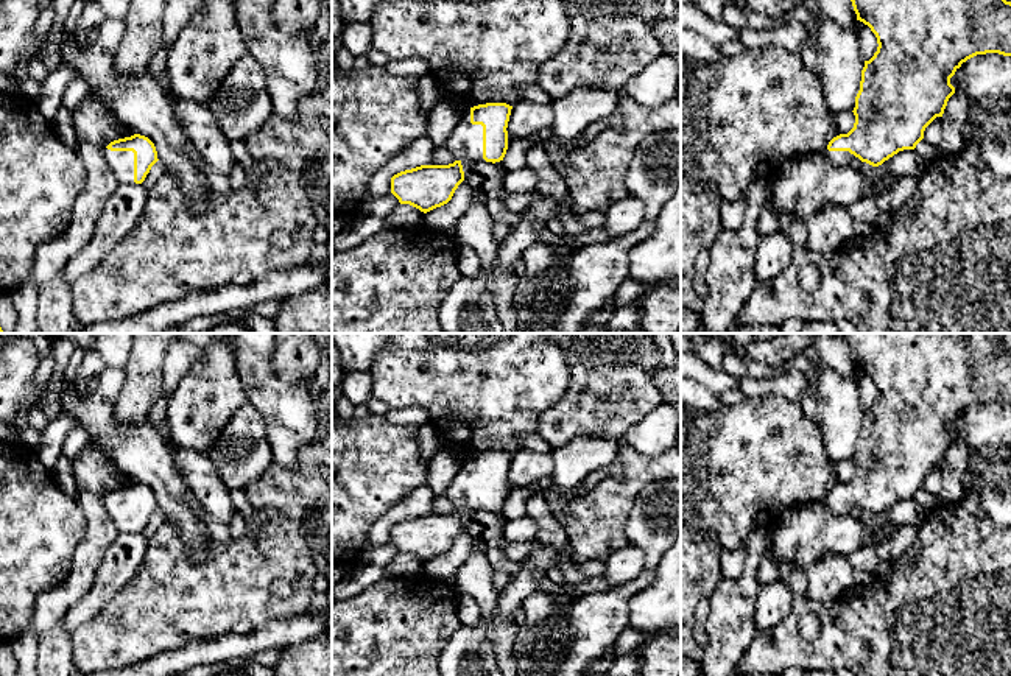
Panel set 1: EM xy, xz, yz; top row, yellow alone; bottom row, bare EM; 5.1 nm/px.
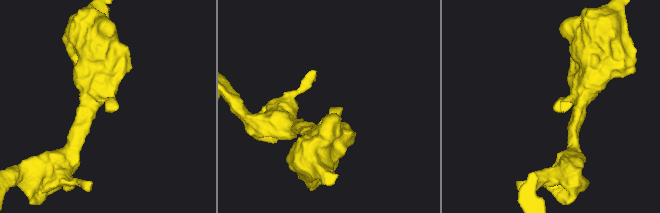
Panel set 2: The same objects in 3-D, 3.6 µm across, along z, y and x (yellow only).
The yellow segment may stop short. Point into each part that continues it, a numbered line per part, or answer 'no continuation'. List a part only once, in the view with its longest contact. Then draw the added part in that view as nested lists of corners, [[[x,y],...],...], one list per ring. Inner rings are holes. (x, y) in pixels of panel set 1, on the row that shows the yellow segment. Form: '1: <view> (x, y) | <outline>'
1: xz (466, 142) | [[[470,107],[463,111],[463,115],[449,137],[446,148],[455,159],[483,162],[483,126],[470,123]]]

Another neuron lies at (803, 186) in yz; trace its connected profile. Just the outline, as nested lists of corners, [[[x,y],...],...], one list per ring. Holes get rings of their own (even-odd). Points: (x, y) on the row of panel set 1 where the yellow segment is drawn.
[[[815,153],[785,162],[770,182],[773,204],[763,206],[759,218],[760,237],[780,231],[777,213],[790,212],[805,221],[821,207],[847,207],[865,198],[880,176],[866,178],[851,167],[837,167]]]

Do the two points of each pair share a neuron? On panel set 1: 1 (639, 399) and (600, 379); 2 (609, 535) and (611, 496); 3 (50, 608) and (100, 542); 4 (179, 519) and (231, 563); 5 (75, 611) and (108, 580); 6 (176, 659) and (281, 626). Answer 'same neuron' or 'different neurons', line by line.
1: same neuron
2: same neuron
3: same neuron
4: different neurons
5: same neuron
6: same neuron

